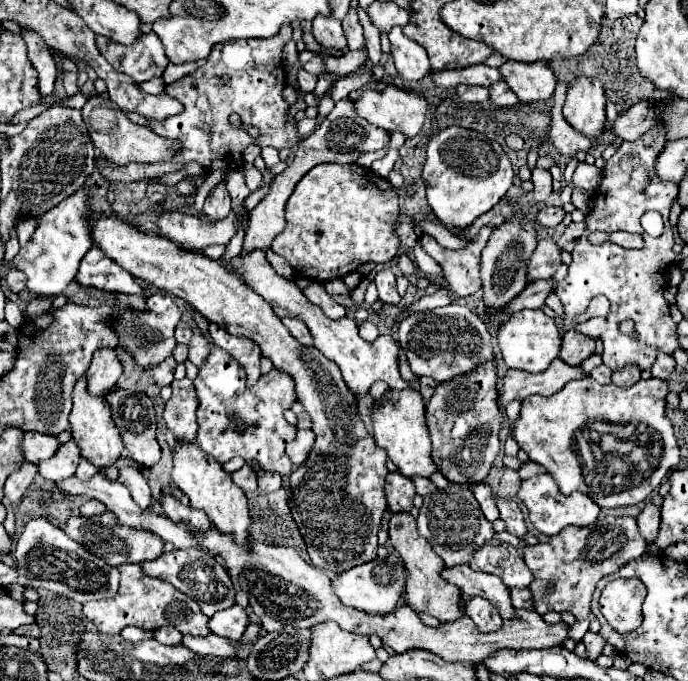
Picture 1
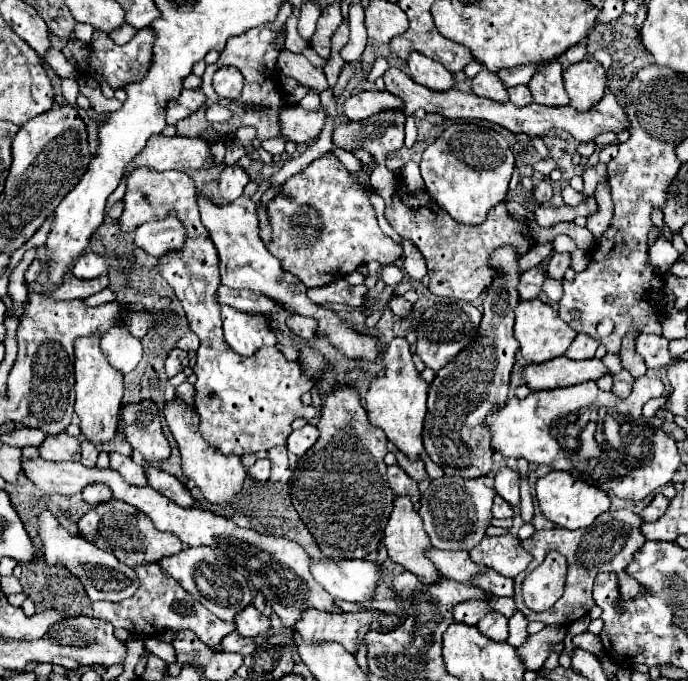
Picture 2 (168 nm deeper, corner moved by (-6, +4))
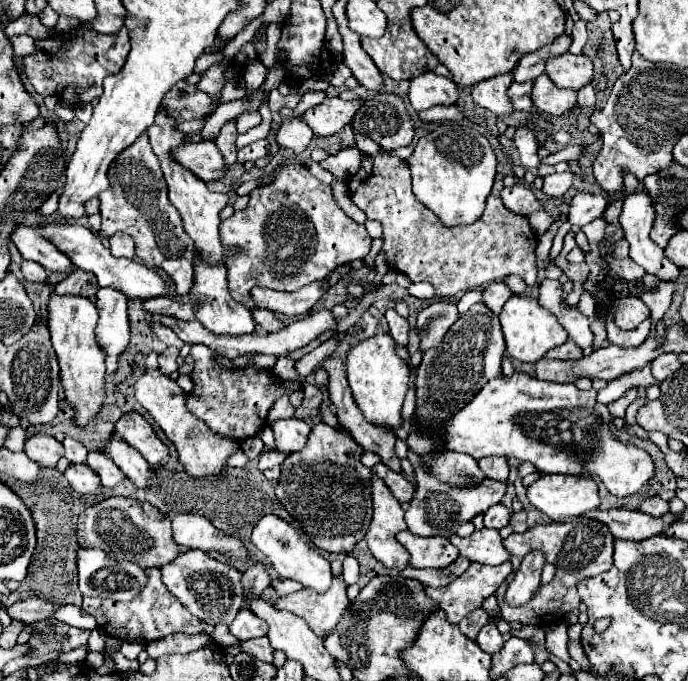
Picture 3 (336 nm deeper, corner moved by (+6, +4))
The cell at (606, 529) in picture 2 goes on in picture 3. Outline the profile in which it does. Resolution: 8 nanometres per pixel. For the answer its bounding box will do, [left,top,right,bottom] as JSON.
[496,517,614,625]

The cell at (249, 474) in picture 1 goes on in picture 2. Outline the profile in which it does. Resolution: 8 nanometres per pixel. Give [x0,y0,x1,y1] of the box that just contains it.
[248,459,270,481]

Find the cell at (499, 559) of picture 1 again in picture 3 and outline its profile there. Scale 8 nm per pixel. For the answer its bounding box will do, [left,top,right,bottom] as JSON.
[450,529,508,565]

